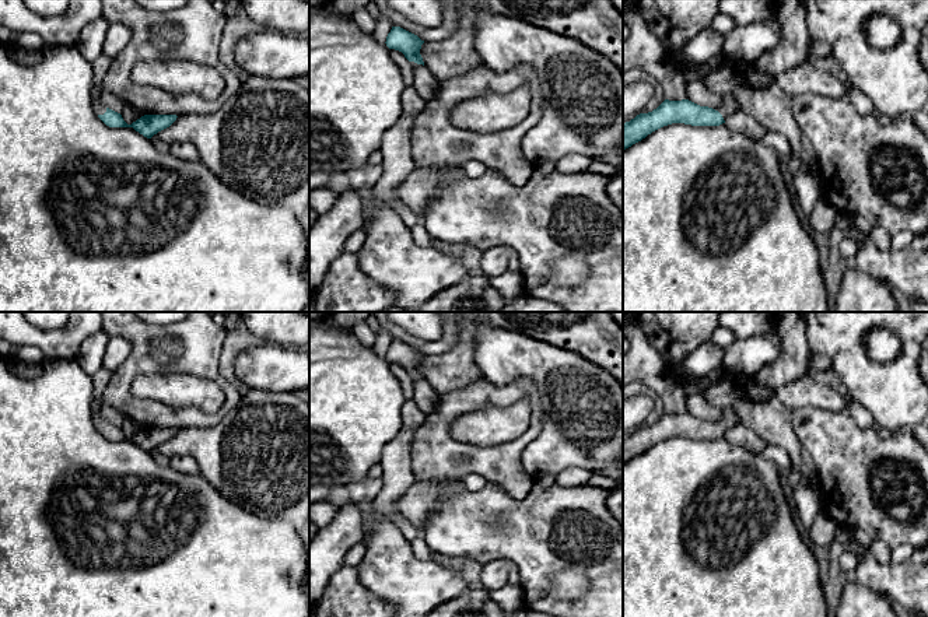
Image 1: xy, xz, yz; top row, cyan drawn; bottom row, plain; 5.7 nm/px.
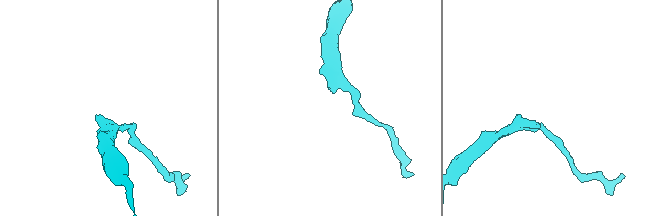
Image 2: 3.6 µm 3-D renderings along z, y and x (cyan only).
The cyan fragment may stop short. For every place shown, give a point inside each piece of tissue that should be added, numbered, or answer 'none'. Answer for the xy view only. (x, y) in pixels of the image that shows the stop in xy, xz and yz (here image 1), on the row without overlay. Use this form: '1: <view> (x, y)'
1: xy (98, 420)

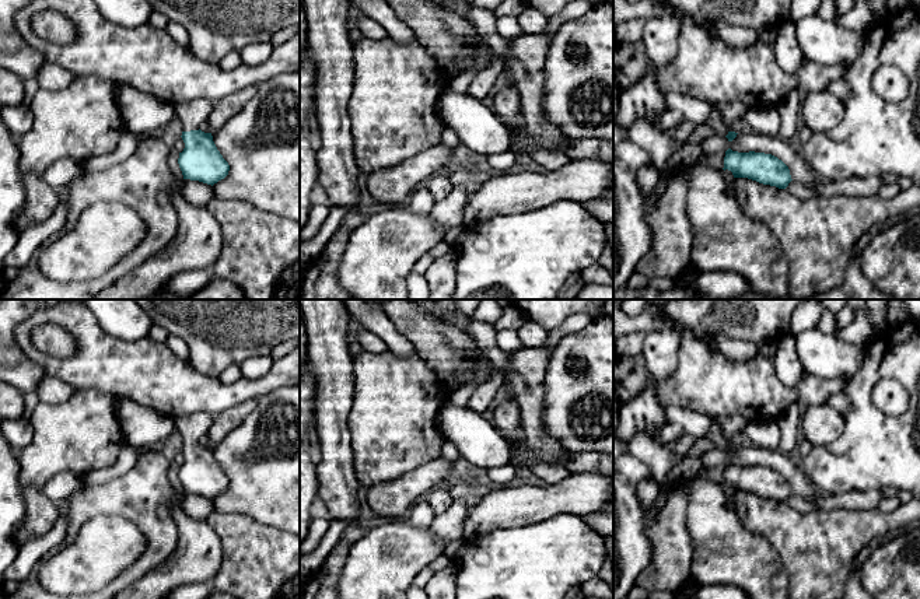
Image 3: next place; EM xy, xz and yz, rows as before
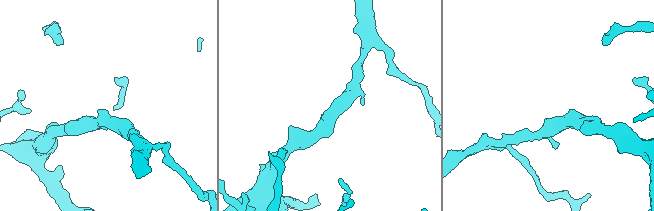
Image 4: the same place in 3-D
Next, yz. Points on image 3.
none

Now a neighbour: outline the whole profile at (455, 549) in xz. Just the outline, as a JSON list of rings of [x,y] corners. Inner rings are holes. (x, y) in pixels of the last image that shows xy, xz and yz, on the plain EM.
[[[456,539],[448,543],[448,546],[444,550],[444,554],[455,560],[462,557],[466,553],[466,549],[466,540]]]

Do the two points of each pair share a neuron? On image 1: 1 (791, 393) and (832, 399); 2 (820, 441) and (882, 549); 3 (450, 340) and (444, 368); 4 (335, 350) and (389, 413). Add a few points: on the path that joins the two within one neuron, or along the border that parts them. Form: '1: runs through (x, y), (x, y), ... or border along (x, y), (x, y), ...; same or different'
1: runs through (801, 393), (822, 396); same
2: border along (874, 540), (881, 540), (890, 549); different
3: border along (465, 326), (465, 330), (448, 350), (424, 356); different
4: runs through (342, 365), (374, 398); same

